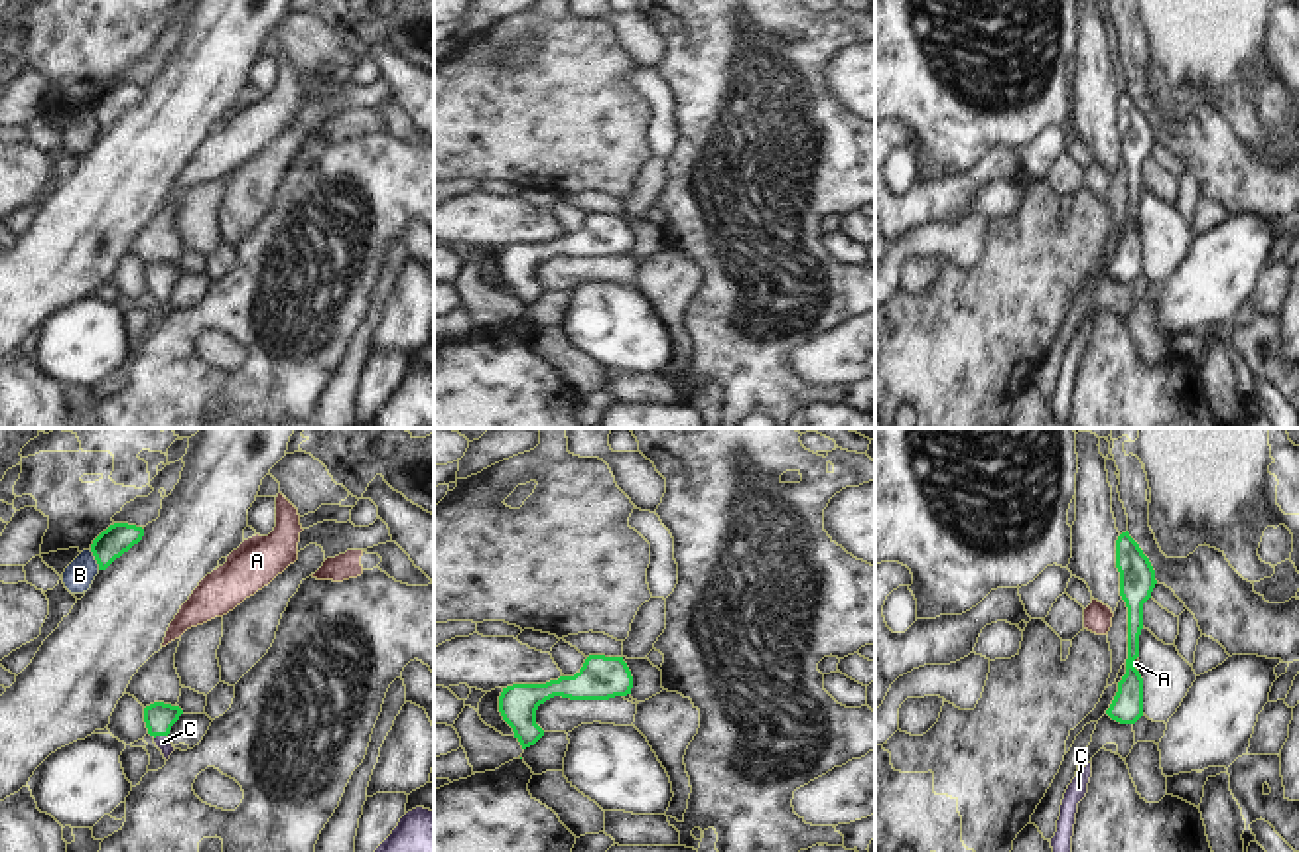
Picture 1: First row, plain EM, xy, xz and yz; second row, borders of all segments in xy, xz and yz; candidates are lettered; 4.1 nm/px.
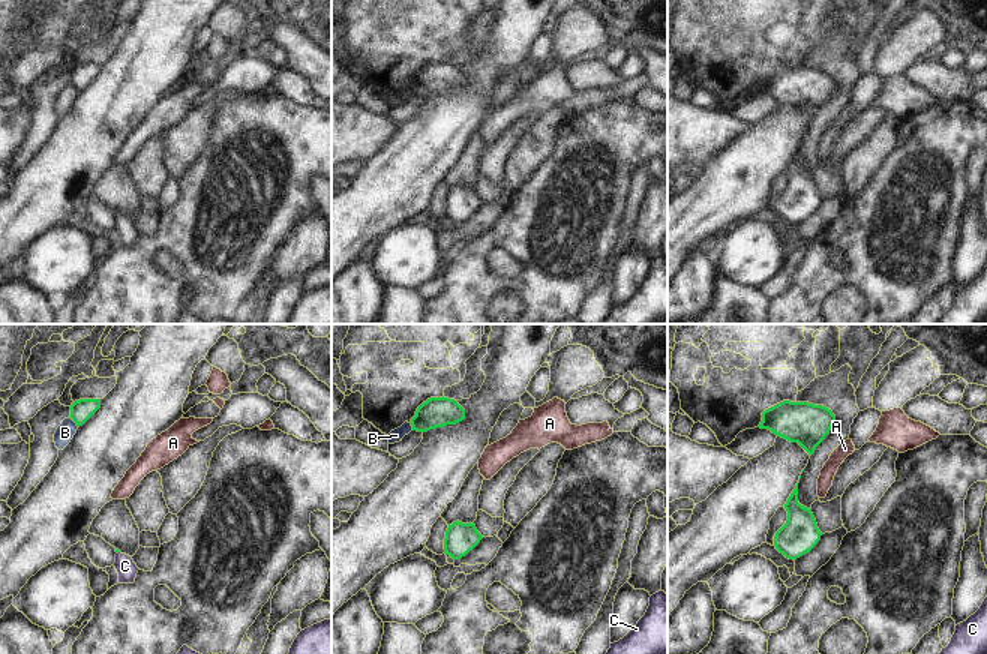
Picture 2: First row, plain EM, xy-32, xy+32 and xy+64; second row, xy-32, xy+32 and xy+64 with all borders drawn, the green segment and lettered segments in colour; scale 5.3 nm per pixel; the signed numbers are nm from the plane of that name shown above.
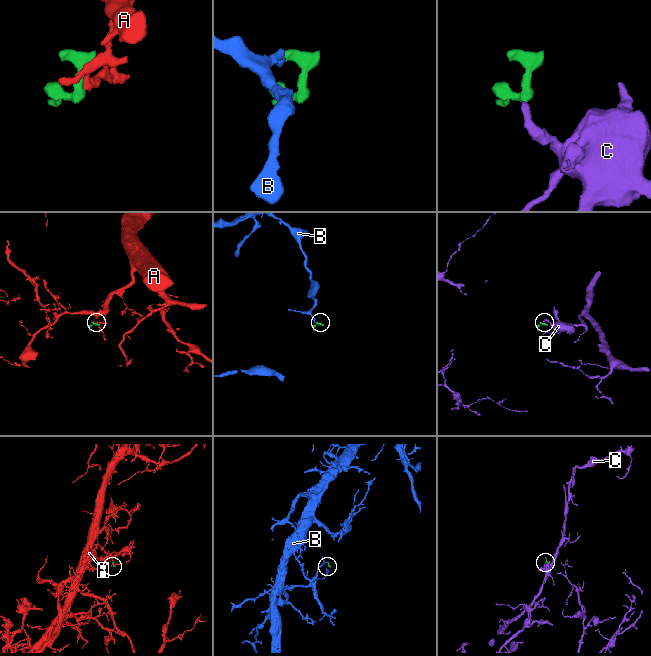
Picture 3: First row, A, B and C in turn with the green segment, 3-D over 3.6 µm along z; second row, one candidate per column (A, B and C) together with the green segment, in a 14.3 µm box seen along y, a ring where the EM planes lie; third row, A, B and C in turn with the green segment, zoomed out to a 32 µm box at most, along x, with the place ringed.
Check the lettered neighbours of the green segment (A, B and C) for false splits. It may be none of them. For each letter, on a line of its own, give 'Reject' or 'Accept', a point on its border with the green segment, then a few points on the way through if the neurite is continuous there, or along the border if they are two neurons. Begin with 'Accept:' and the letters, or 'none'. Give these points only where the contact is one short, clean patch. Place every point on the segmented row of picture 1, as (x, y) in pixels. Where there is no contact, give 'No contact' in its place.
Accept: C
A: Reject. Touches green at yz (1132, 665). Boundary: yz (1136, 657), (1134, 665), (1138, 671)
B: Reject. Touches green at xy (95, 559). Boundary: xy (89, 549), (99, 568)
C: Accept. Touches green at xy (160, 734). Path across: xy (158, 716), (160, 734), (162, 742).

